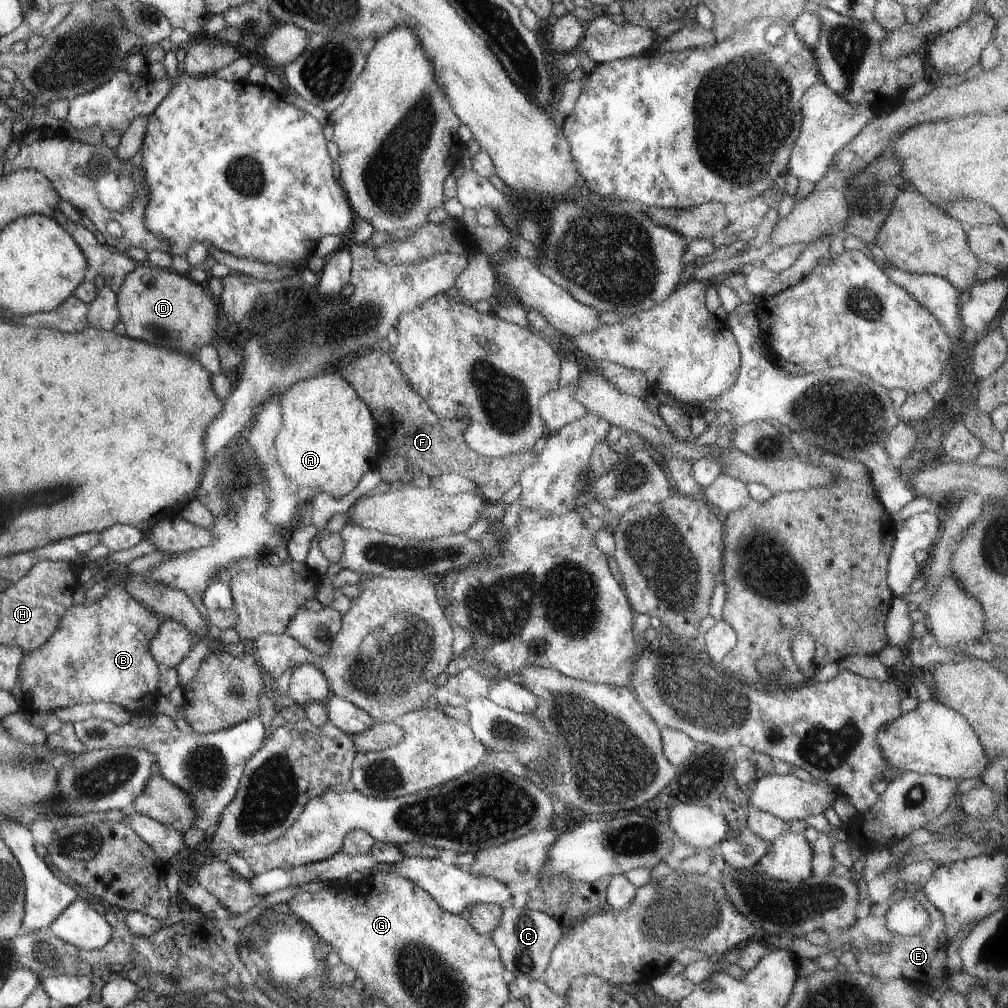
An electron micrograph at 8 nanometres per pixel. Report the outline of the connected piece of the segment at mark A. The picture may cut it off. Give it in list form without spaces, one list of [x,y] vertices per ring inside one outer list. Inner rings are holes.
[[[325,372],[294,382],[280,394],[280,428],[273,441],[273,453],[283,474],[292,486],[302,492],[325,492],[337,499],[351,492],[367,470],[377,464],[382,452],[377,437],[376,422],[367,405],[355,394],[339,372]]]

